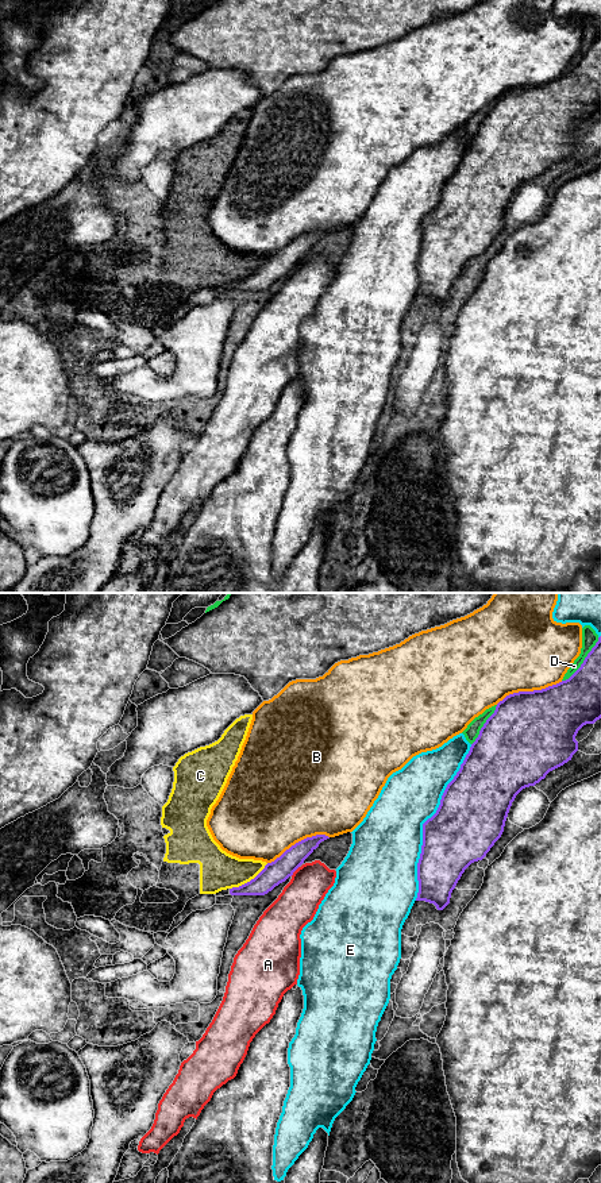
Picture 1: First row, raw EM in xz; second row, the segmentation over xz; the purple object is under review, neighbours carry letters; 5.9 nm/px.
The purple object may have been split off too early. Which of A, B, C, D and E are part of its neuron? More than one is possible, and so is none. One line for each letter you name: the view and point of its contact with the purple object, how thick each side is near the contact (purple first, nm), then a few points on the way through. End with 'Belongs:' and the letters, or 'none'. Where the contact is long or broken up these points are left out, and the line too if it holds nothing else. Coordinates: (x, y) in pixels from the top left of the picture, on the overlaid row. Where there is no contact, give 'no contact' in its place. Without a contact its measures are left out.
Belongs: none

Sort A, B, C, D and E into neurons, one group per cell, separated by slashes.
A / B / C / D / E

